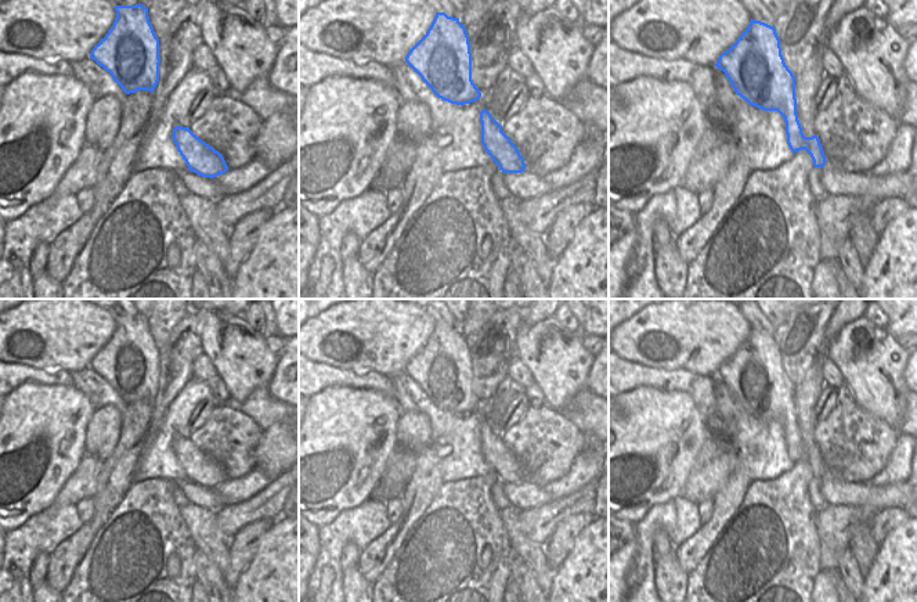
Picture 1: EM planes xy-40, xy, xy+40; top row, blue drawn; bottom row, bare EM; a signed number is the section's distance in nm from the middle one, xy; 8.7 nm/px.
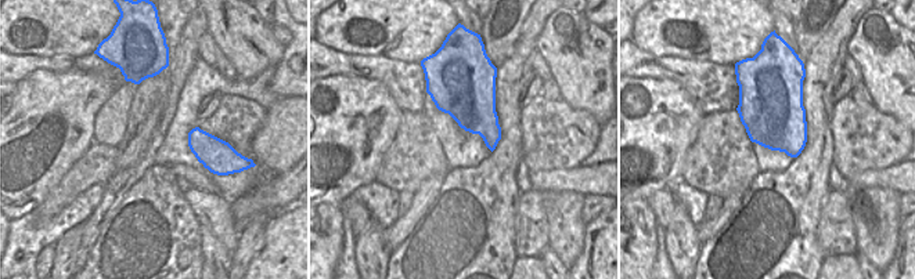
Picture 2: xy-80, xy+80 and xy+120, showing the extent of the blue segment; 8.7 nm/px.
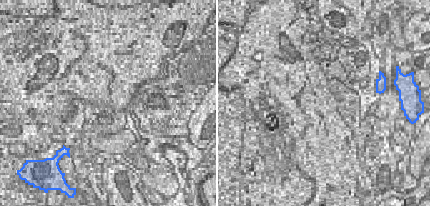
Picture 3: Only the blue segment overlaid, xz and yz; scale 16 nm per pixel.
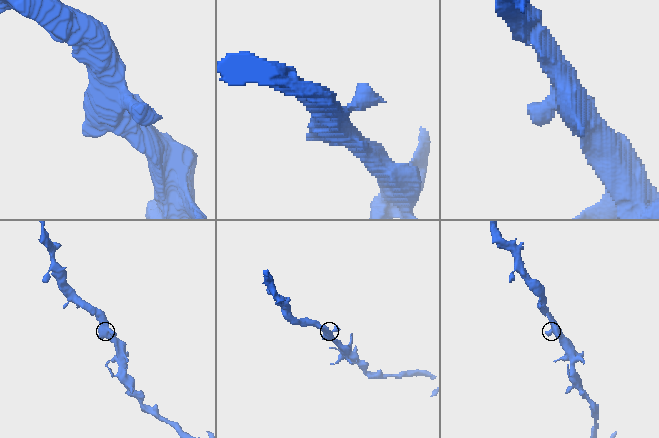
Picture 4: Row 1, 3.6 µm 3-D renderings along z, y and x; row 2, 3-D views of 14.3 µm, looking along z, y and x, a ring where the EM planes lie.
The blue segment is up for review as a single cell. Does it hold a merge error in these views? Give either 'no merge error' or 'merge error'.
no merge error

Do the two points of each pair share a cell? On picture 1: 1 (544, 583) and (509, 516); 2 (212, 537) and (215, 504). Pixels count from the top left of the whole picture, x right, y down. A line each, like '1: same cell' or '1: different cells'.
1: same cell
2: different cells

